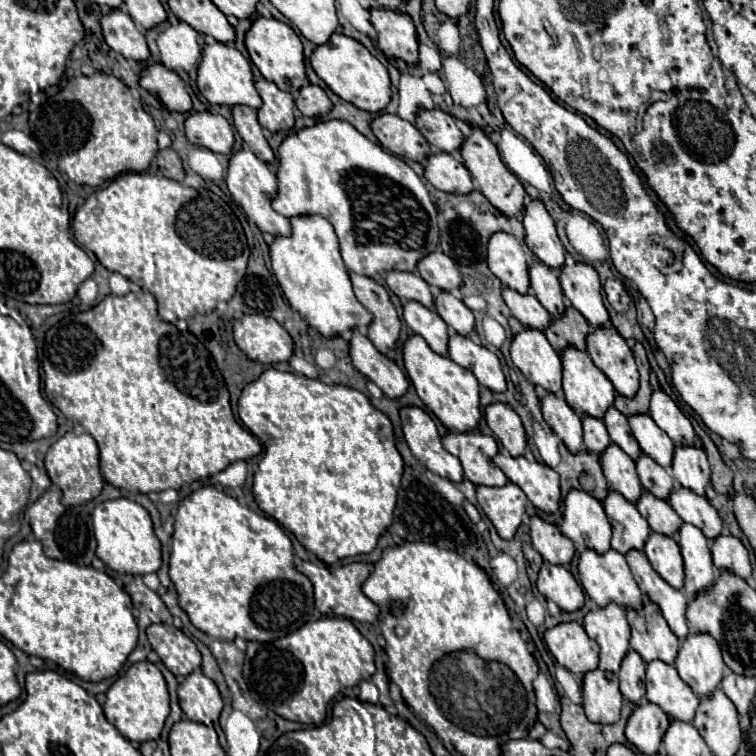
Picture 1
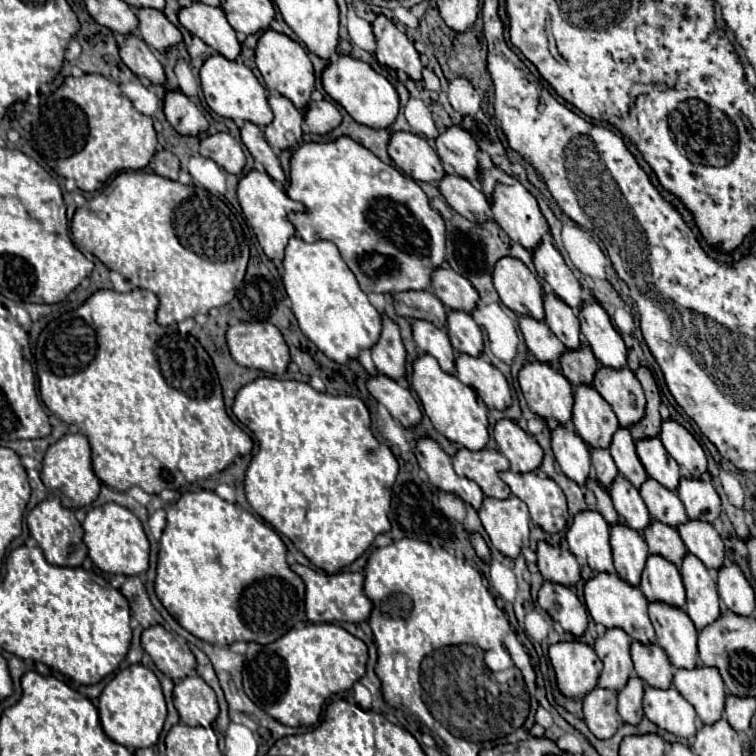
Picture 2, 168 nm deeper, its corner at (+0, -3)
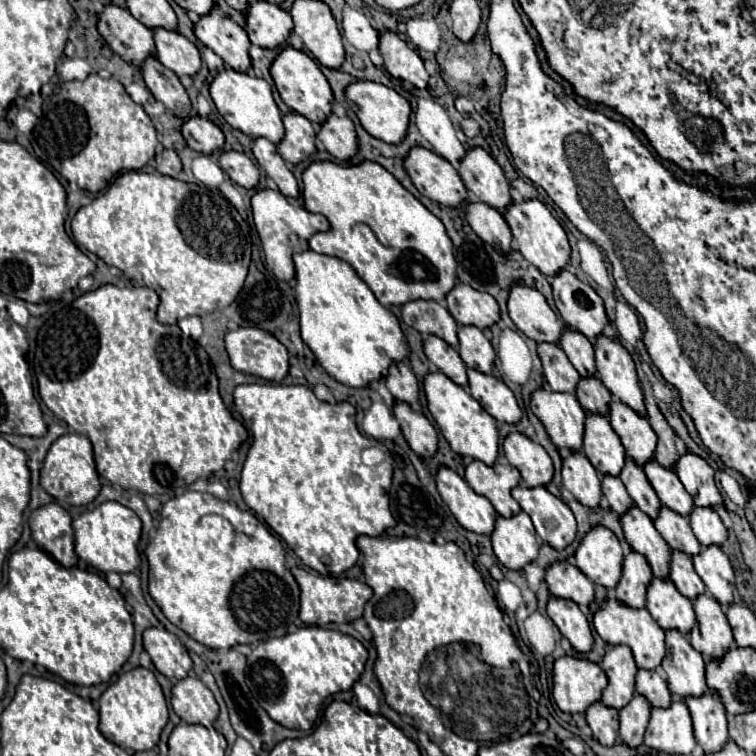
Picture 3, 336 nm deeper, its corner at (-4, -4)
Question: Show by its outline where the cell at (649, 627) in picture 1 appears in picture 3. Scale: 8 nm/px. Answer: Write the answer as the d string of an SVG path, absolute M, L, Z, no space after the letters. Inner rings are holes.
M640 668L638 674L636 674L636 692L646 696L646 700L652 706L666 708L672 702L666 678L662 676L660 670L644 670L644 668Z

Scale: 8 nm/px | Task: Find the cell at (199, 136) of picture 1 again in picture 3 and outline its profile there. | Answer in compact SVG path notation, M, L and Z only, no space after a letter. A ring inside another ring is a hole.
M224 150L224 152L220 152L218 162L234 184L240 184L244 188L256 188L256 184L260 180L260 172L244 152Z

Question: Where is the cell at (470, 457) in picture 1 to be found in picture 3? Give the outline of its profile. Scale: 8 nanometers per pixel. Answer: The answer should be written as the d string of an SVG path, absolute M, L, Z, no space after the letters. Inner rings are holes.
M470 460L466 464L466 482L476 494L486 496L500 516L514 516L520 512L518 502L510 494L520 482L520 472L514 466L488 466L480 460Z

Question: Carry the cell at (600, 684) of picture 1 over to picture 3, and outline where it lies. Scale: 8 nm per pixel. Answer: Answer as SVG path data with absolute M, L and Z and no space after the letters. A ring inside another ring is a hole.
M594 702L586 710L586 720L588 726L592 728L594 738L602 746L614 746L616 736L618 736L618 710L604 706L602 702Z

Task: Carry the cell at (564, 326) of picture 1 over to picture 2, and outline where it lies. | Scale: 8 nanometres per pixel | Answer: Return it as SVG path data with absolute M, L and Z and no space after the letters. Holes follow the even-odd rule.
M582 345L578 351L566 351L560 357L560 371L572 385L592 385L592 379L598 371L598 363L588 345Z

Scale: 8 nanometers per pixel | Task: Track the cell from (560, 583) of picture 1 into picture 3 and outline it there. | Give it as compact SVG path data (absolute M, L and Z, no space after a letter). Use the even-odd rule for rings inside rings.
M550 596L548 616L554 620L562 636L566 636L578 652L588 652L592 648L594 640L590 624L574 600Z

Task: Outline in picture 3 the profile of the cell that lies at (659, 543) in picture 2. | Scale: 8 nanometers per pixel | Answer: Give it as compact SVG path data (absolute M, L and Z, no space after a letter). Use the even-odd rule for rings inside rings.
M672 550L672 554L670 554L670 580L690 600L694 600L694 596L698 596L706 590L700 576L694 572L692 558L678 550Z

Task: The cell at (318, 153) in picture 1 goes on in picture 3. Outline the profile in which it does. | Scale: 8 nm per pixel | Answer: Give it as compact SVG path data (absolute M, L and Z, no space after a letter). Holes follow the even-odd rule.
M320 160L304 170L302 182L304 208L324 214L330 222L330 230L310 236L308 246L318 254L346 260L380 304L402 306L418 298L440 302L454 288L456 260L444 224L386 168L370 160L360 164Z

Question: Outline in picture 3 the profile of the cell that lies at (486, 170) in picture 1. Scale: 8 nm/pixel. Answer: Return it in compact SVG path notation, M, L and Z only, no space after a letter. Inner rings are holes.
M534 198L534 200L524 200L520 204L512 202L504 210L504 220L512 230L512 236L516 240L516 250L522 252L522 256L530 264L534 264L544 276L554 276L562 266L568 264L570 244L566 232L540 200Z

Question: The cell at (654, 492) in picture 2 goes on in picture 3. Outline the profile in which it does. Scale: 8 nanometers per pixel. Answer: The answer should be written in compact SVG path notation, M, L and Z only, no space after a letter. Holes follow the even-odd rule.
M660 506L658 516L654 518L654 526L662 534L662 538L668 542L670 548L678 548L686 552L688 556L694 556L700 552L702 546L696 540L686 516L670 510L668 506Z

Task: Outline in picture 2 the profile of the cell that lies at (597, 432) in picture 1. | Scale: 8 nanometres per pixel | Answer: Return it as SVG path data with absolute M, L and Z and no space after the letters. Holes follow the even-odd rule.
M592 449L590 455L592 455L592 467L596 471L596 479L600 481L600 485L610 487L612 481L618 477L618 469L612 455L608 453L608 449Z

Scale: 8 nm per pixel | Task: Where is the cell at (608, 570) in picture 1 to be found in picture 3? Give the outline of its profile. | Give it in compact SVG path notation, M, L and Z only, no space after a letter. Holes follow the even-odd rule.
M608 596L606 602L600 606L600 610L594 614L594 628L596 632L608 642L608 644L626 644L632 648L632 654L636 658L636 664L640 668L658 668L662 662L662 656L666 652L664 648L664 630L658 626L658 622L646 612L646 608L632 608L616 600L614 596Z

